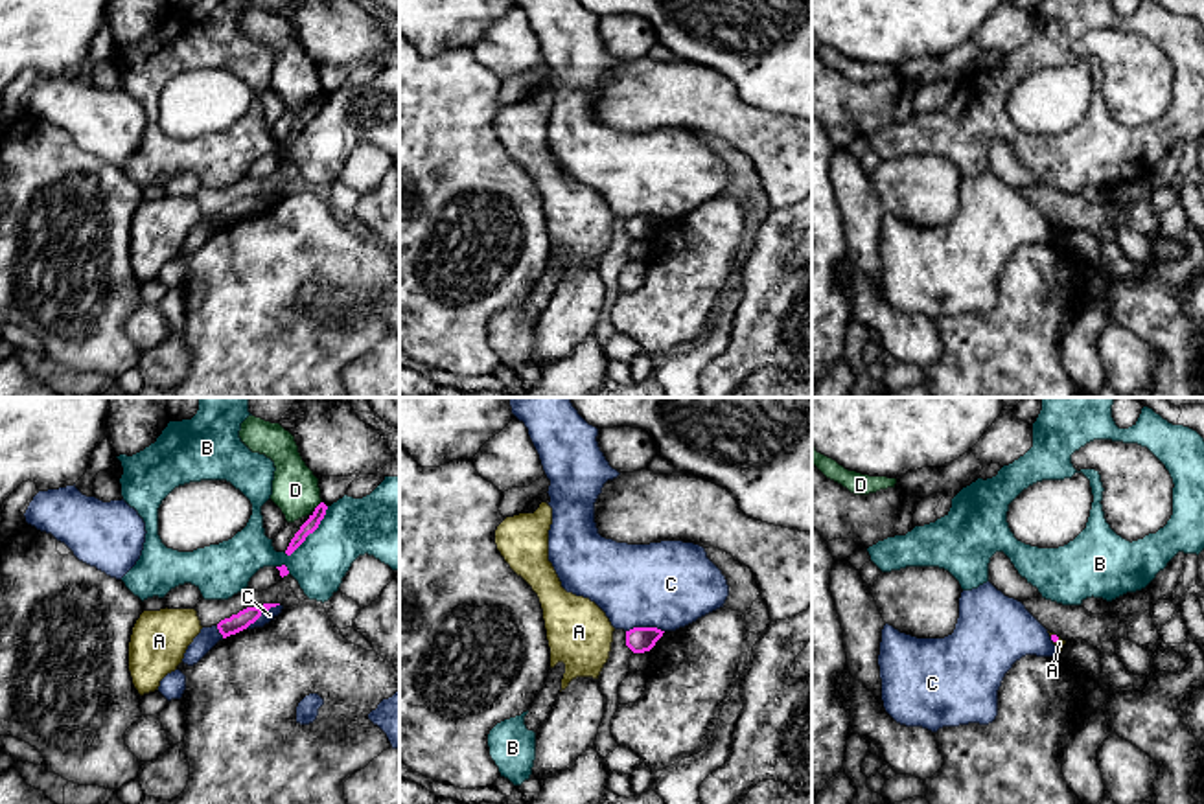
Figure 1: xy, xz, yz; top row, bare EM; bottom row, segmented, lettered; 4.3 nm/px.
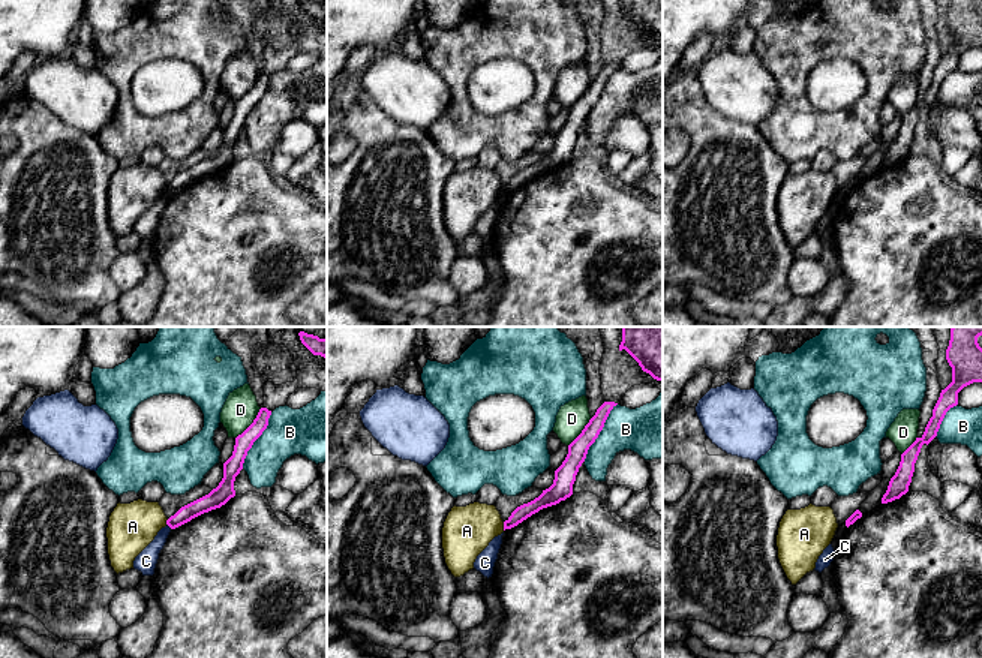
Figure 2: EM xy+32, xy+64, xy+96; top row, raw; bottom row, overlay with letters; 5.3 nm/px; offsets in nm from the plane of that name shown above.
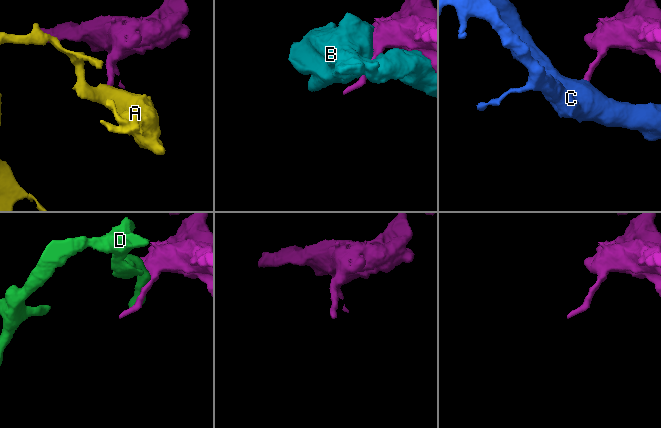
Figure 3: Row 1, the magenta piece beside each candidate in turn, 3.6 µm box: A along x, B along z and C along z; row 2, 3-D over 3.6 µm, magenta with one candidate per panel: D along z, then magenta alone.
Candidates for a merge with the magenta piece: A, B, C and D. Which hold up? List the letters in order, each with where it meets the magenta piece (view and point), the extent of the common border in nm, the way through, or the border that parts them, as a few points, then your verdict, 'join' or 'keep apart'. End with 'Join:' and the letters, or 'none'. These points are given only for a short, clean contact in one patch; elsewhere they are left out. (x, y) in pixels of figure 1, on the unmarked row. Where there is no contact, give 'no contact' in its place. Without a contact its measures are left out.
A: contact yz (1055, 229); length 40 nm; border yz (1059, 225), (1053, 230); keep apart
B: contact xy (312, 120); length 280 nm; keep apart
C: contact xz (645, 216); length 170 nm; border xz (663, 218), (630, 216), (626, 219); keep apart
D: contact xy (319, 92); length 50 nm; border xy (321, 89), (313, 96); keep apart
Join: none

